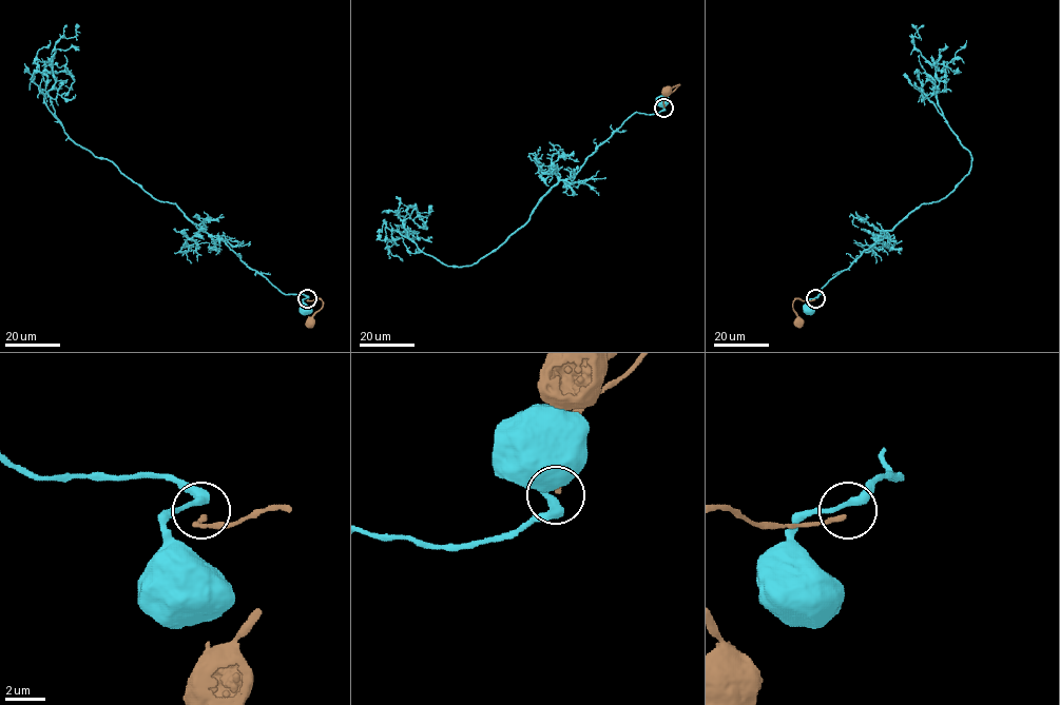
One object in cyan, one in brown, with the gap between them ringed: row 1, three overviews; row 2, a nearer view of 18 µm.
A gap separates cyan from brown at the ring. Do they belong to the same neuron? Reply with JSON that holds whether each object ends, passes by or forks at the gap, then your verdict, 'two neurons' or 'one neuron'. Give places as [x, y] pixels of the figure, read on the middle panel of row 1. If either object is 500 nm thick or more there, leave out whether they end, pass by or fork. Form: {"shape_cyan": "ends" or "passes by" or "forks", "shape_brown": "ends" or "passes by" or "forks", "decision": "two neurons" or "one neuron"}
{"shape_cyan": "passes by", "shape_brown": "ends", "decision": "two neurons"}

